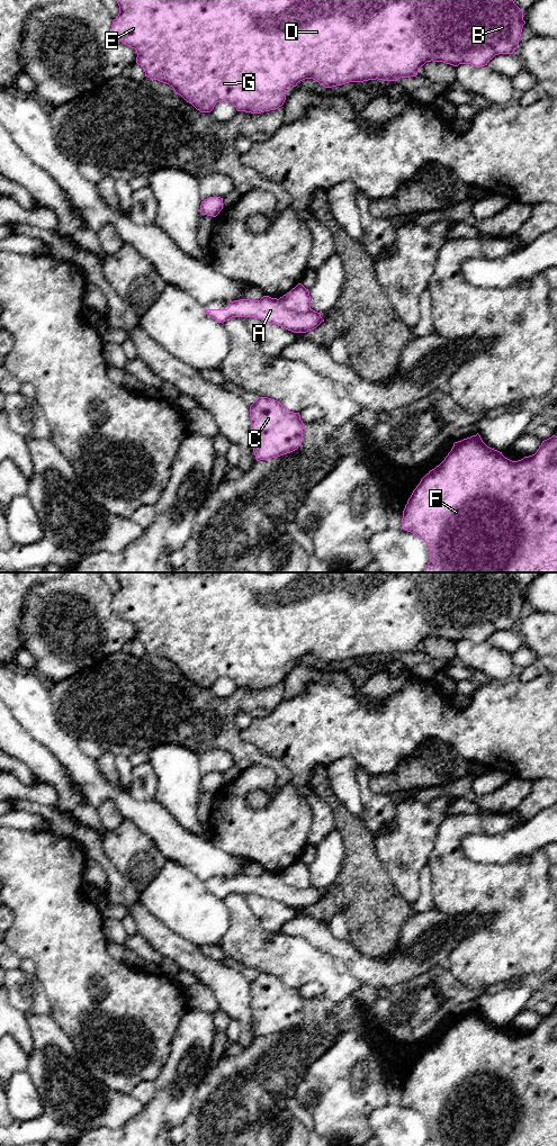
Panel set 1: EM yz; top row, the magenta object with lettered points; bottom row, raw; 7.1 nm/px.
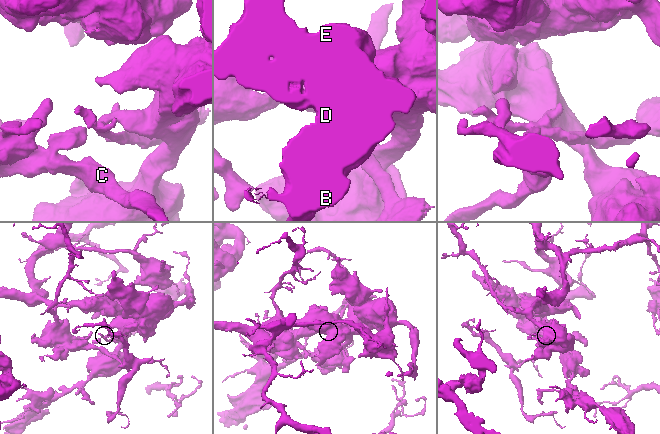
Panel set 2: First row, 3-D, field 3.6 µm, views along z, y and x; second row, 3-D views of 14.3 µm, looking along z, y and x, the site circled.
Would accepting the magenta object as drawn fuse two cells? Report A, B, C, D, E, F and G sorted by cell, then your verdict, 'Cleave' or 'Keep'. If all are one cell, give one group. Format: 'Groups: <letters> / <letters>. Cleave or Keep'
Groups: A / B C D E F G. Cleave

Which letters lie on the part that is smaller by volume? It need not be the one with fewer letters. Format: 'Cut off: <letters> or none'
Cut off: A

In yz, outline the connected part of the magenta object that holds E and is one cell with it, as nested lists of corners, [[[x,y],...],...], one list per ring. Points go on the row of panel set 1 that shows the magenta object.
[[[116,0],[119,6],[119,13],[113,20],[111,34],[123,44],[134,48],[137,53],[136,63],[141,65],[145,72],[145,76],[167,83],[173,88],[174,92],[180,94],[187,102],[191,103],[200,112],[210,112],[215,105],[221,101],[231,102],[237,111],[246,111],[251,114],[261,114],[281,107],[286,100],[286,89],[289,85],[296,87],[298,82],[305,79],[313,79],[325,88],[342,85],[349,82],[363,82],[368,80],[397,81],[401,78],[416,76],[419,69],[426,62],[443,62],[453,66],[459,64],[470,64],[473,66],[485,66],[498,54],[513,54],[519,46],[523,20],[523,11],[514,3],[513,0]]]

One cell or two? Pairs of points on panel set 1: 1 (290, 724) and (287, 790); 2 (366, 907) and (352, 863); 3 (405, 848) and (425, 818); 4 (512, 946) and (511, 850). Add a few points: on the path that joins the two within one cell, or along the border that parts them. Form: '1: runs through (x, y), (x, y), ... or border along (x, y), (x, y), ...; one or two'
1: border along (290, 781), (297, 787); two
2: runs through (366, 895), (362, 874); one
3: runs through (412, 840), (418, 826); one
4: border along (536, 850), (519, 855), (506, 863), (485, 864); two

